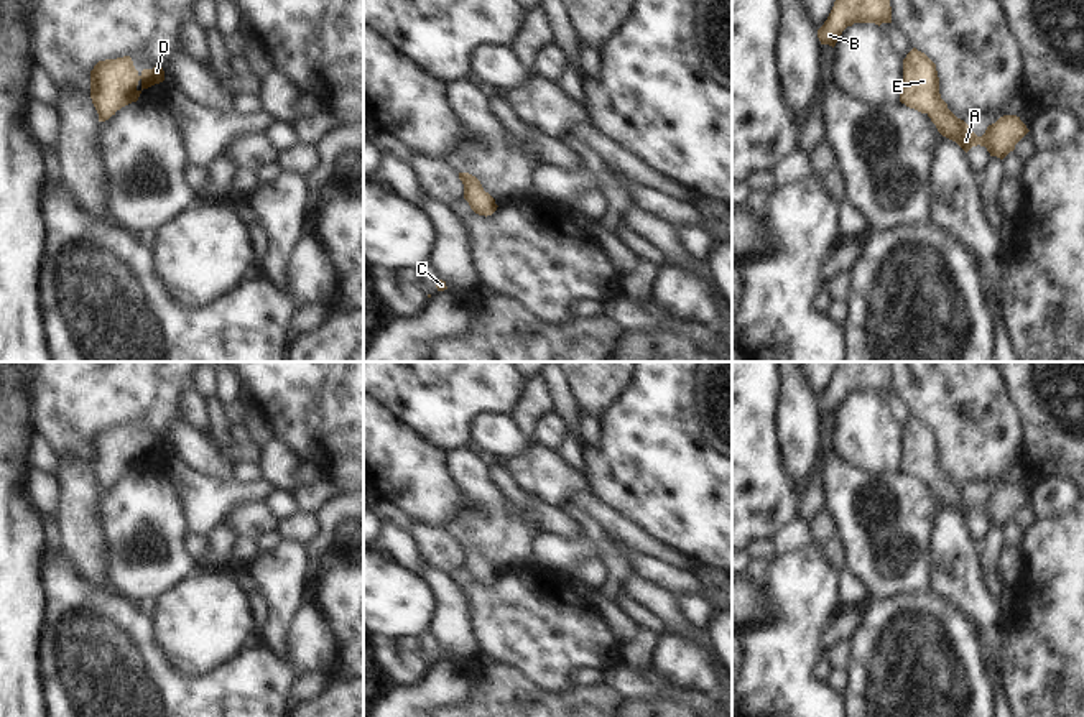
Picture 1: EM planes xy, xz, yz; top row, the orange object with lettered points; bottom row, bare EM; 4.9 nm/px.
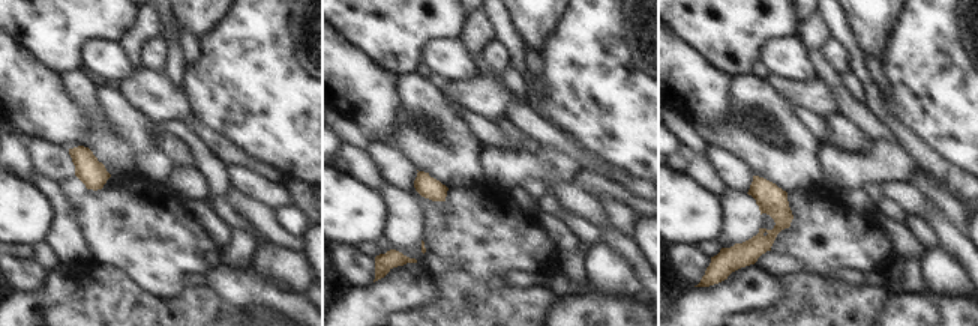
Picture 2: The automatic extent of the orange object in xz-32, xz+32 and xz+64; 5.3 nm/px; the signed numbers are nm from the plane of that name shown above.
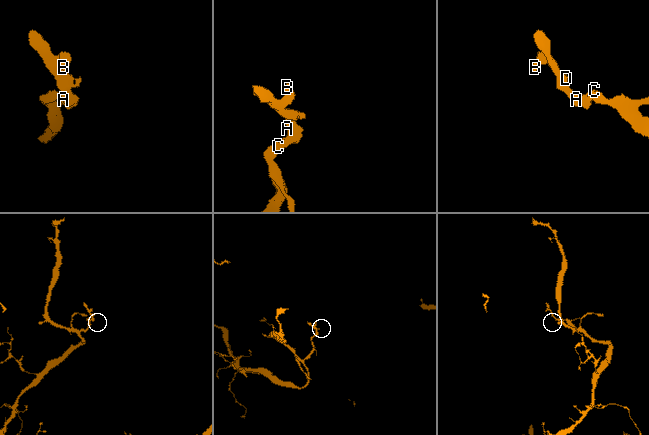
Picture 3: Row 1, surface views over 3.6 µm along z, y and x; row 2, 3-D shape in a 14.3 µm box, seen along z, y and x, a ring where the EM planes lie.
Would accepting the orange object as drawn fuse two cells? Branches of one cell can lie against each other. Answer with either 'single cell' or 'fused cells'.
single cell

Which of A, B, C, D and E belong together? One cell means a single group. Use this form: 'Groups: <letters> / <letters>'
Groups: A B C D E

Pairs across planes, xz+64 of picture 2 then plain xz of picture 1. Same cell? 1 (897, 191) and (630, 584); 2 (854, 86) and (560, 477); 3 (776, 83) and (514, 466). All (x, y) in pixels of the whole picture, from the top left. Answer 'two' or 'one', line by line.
1: one
2: two
3: one

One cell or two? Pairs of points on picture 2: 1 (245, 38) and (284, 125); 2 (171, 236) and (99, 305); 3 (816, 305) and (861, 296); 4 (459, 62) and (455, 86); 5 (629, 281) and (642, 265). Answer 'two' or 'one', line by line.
1: one
2: two
3: one
4: two
5: two

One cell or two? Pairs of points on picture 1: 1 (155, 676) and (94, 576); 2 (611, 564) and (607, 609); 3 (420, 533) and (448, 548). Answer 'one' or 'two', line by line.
1: two
2: two
3: one

